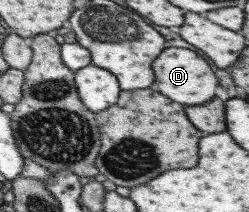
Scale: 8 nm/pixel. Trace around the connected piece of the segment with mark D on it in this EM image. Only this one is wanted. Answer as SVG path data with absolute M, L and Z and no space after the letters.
M164 47L160 51L160 56L152 60L152 72L154 72L154 82L150 88L184 106L204 104L214 96L214 88L218 84L206 60L194 54L190 48Z

